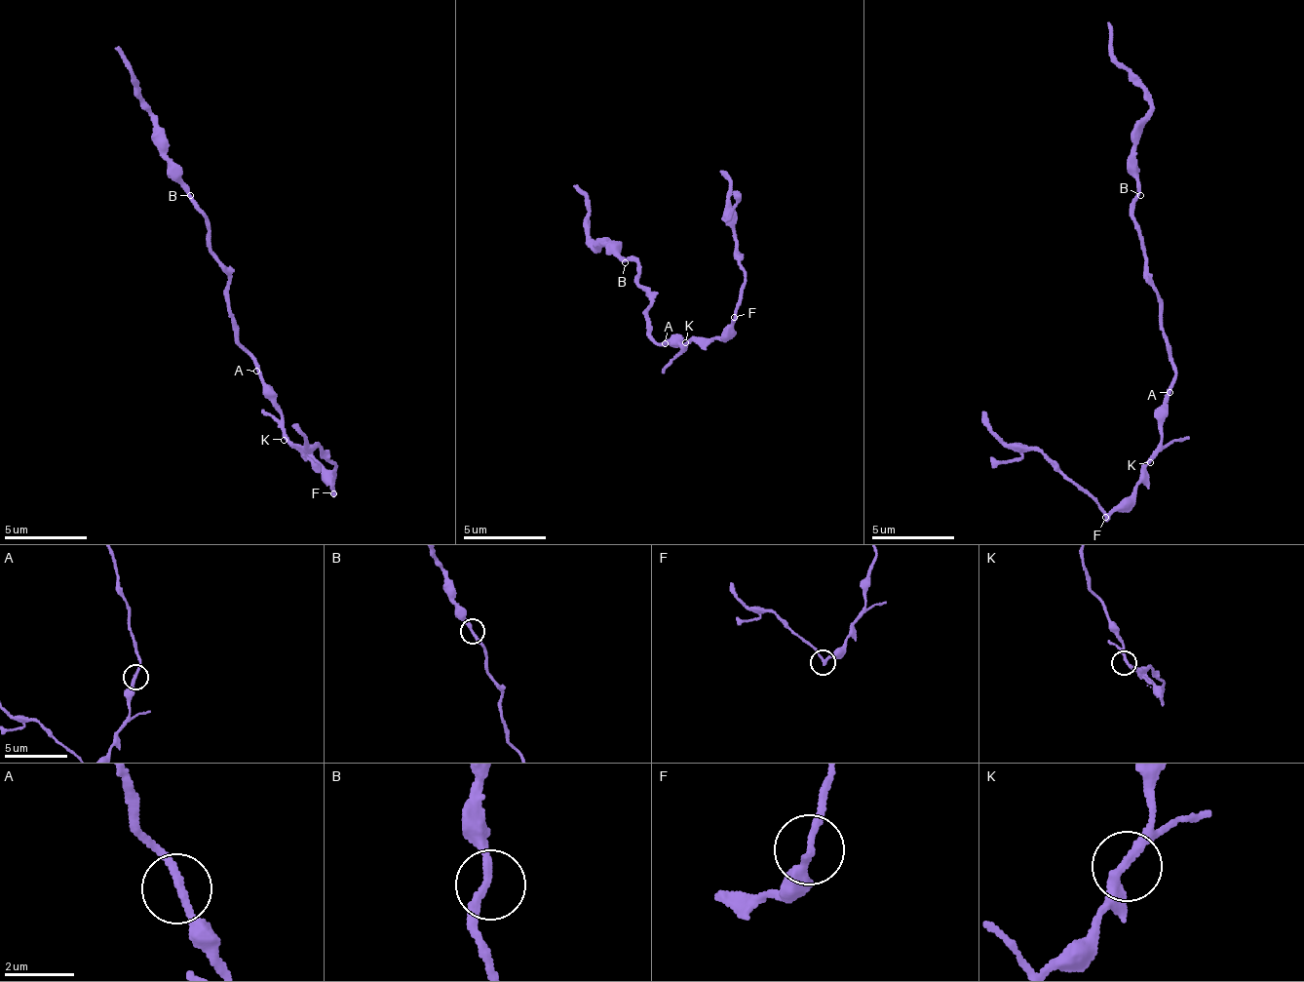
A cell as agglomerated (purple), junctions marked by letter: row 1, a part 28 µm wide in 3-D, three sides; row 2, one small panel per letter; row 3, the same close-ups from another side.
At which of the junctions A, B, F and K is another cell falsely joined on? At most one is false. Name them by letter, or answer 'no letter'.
F

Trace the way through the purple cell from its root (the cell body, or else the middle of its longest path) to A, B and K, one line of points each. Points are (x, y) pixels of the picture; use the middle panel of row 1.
A: (648, 331), (654, 343), (665, 343)
B: (648, 331), (650, 327), (643, 316), (651, 303), (638, 280), (641, 276), (635, 261), (629, 259), (625, 262)
K: (648, 331), (654, 343), (661, 345), (668, 341), (680, 349), (685, 342)

